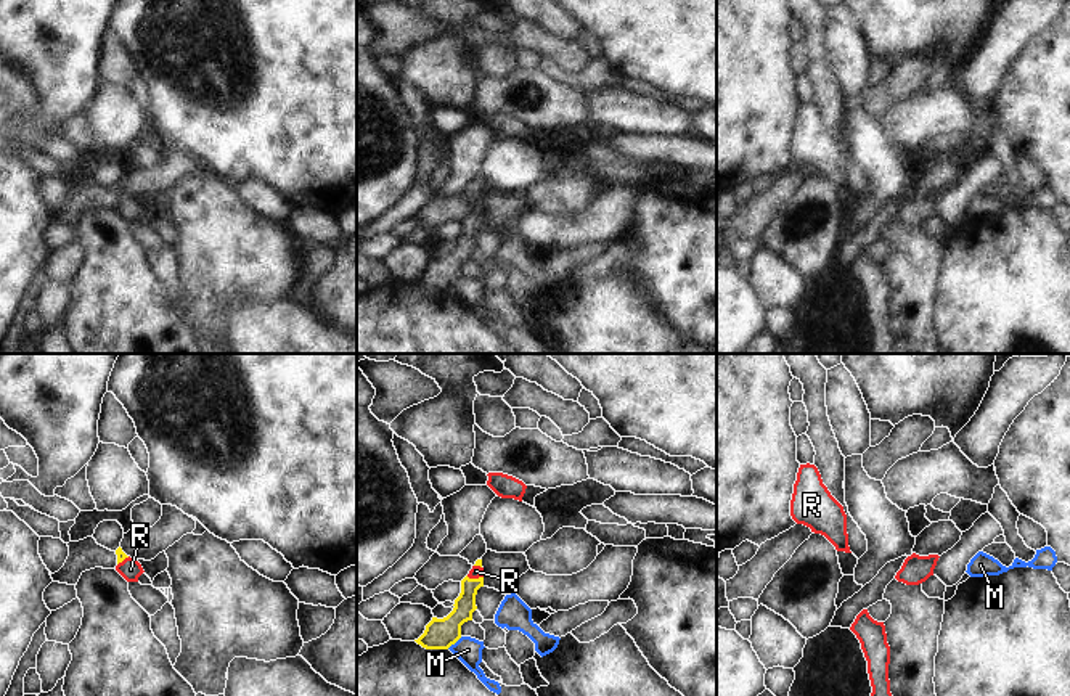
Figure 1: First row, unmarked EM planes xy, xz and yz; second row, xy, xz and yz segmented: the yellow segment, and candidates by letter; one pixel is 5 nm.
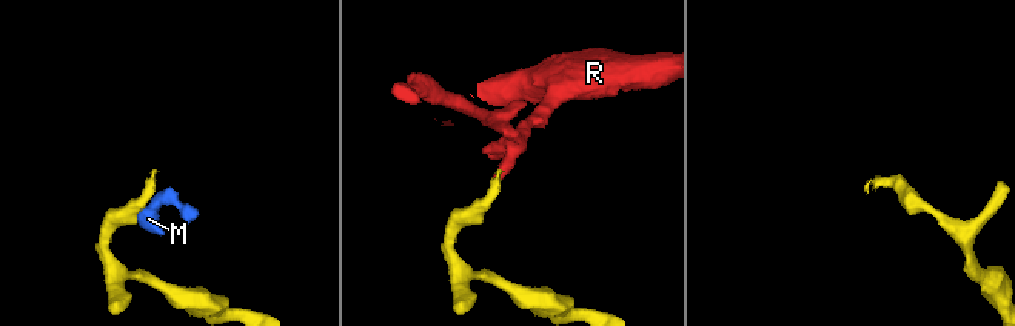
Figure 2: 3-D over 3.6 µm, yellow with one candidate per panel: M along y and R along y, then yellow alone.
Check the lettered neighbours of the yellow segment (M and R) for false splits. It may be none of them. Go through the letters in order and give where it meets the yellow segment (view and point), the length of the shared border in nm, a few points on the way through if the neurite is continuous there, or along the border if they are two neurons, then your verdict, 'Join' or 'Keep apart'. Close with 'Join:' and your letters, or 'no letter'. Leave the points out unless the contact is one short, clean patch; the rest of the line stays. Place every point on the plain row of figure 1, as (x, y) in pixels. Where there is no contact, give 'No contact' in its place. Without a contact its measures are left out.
M: Touches yellow at xz (453, 283). Shared border 100 nm. Boundary: xz (461, 277), (447, 288). Keep apart
R: Touches yellow at xz (474, 219). Shared border 90 nm. Path across: xz (465, 245), (474, 219), (476, 211). Join
Join: R

